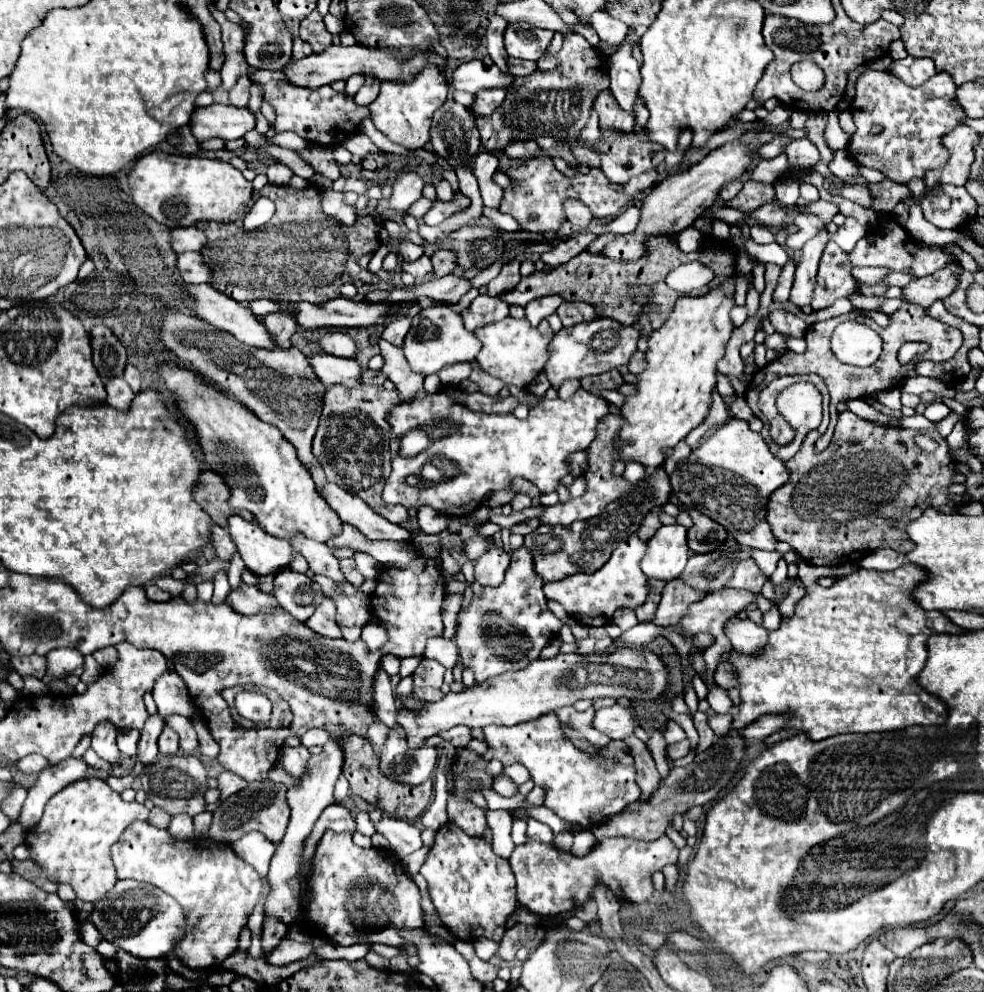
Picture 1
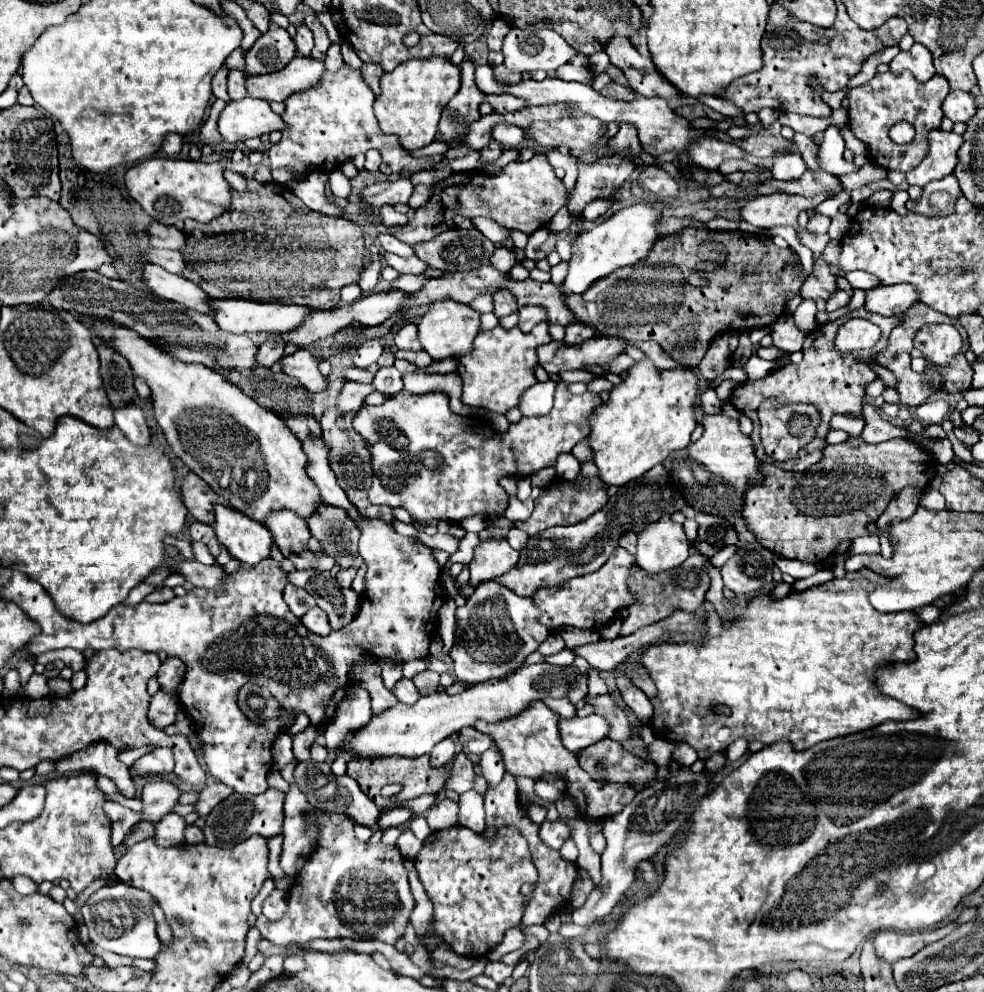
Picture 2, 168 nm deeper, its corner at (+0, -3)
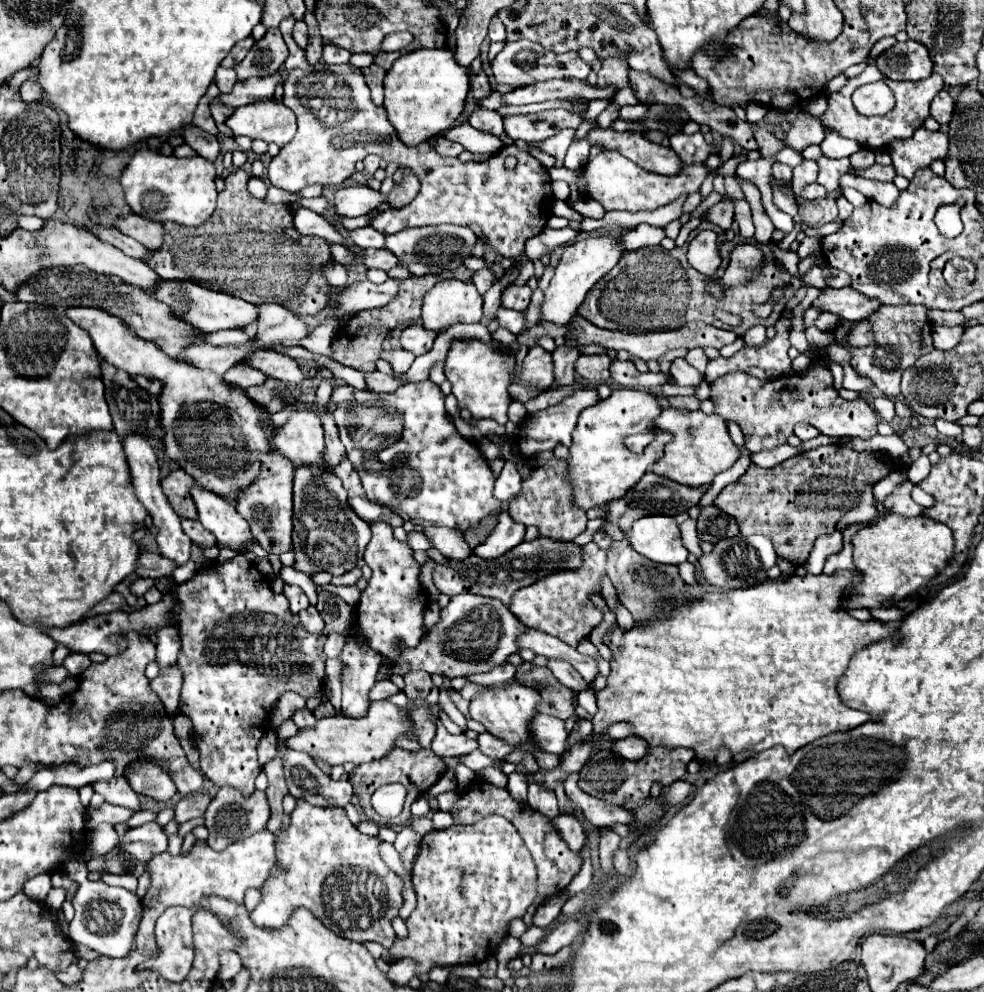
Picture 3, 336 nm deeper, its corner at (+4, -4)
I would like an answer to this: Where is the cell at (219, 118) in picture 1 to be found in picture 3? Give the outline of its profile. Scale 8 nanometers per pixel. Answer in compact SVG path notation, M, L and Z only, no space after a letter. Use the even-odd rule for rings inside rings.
M274 100L256 102L256 104L246 104L246 106L234 108L234 114L228 116L224 124L236 136L247 136L252 140L274 142L278 146L284 146L296 134L296 116L294 116L294 112L290 112L290 108L286 108L282 102L274 102Z

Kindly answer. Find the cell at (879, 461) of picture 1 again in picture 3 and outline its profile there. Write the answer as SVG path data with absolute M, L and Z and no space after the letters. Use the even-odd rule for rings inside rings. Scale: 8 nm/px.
M830 444L796 454L772 468L750 464L738 482L728 484L716 496L714 506L736 518L742 536L768 536L780 558L804 566L816 538L836 530L838 520L856 508L864 486L874 486L896 470L888 460L884 452L856 452L842 444Z

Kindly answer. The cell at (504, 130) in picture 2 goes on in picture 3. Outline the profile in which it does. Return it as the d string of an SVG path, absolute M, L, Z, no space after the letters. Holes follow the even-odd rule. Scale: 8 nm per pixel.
M476 108L472 112L472 116L468 118L468 124L474 126L476 130L480 130L480 132L488 132L488 134L494 134L494 136L500 136L504 132L504 120L494 110Z

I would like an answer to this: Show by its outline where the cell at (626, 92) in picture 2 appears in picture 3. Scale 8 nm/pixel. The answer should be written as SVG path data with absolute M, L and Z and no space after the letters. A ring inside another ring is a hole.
M606 58L602 60L602 68L598 72L598 84L612 84L616 90L622 90L628 86L628 64L624 60Z

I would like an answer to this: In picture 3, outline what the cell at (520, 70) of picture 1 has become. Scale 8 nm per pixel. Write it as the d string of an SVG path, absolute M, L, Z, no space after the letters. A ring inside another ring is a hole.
M478 72L472 80L472 96L474 98L486 98L486 96L492 96L494 90L490 86L490 80L484 72Z

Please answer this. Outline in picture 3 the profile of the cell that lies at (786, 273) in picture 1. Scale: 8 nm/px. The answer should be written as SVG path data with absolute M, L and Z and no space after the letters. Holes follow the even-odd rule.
M804 160L802 164L798 164L794 168L794 176L792 176L792 182L790 182L794 198L800 200L800 194L804 190L804 186L814 184L816 178L818 178L818 166L816 166L814 160Z

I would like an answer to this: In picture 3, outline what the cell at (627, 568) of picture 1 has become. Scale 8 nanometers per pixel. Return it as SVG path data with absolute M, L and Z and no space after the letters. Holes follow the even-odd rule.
M590 542L582 548L582 558L582 568L554 572L552 576L546 576L544 580L538 580L532 586L520 588L516 592L510 610L518 616L522 624L556 636L570 646L576 646L590 635L594 626L602 620L602 612L592 602L592 594L602 590L600 580L606 576L606 552L600 550L594 542Z

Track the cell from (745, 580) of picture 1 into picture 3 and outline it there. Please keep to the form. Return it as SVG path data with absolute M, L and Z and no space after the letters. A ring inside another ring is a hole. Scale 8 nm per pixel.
M734 536L720 540L710 554L704 554L698 562L702 566L702 574L710 584L718 588L750 588L768 580L766 572L776 564L778 556L772 548L772 542L766 536Z

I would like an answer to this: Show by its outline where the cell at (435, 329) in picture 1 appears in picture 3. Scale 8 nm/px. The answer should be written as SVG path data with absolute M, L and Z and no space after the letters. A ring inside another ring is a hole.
M444 280L440 284L436 284L432 288L432 292L428 292L424 296L424 306L422 306L422 326L440 334L446 326L454 326L454 324L470 324L470 322L478 322L482 318L482 296L476 292L474 284L464 284L458 280Z

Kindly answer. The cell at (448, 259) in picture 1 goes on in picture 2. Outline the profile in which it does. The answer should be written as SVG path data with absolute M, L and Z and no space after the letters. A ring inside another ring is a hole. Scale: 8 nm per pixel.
M400 275L396 281L392 281L394 291L402 291L402 293L412 293L418 291L420 287L424 287L424 281L428 281L426 275Z

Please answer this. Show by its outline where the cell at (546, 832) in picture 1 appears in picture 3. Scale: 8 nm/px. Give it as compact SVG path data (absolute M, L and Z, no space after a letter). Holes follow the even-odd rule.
M572 814L552 818L552 826L556 826L556 832L560 832L560 838L568 844L568 848L572 848L572 852L578 852L582 848L586 834Z

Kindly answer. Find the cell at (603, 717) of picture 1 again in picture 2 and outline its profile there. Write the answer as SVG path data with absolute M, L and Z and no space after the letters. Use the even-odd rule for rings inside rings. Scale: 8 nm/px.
M592 713L588 717L560 717L558 731L564 747L572 753L596 743L598 739L604 739L608 733L608 723L604 717Z

